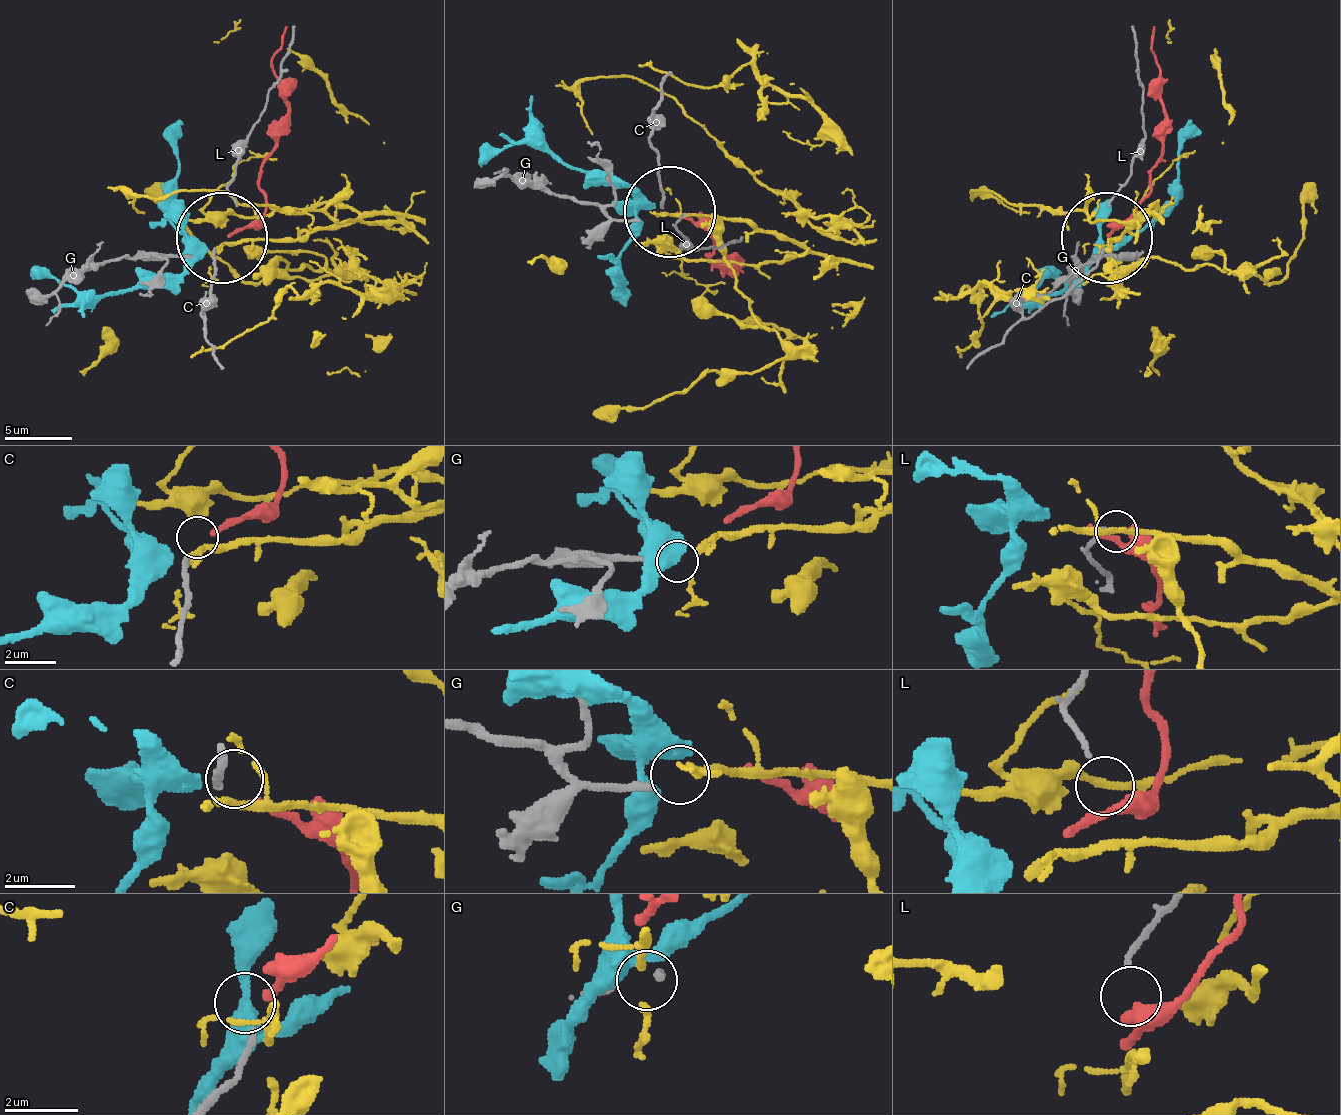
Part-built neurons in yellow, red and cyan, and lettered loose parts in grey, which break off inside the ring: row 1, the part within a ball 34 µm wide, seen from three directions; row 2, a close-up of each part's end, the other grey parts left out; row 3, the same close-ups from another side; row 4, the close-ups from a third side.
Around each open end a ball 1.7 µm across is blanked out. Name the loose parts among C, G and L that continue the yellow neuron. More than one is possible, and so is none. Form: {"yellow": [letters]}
{"yellow": ["G"]}

